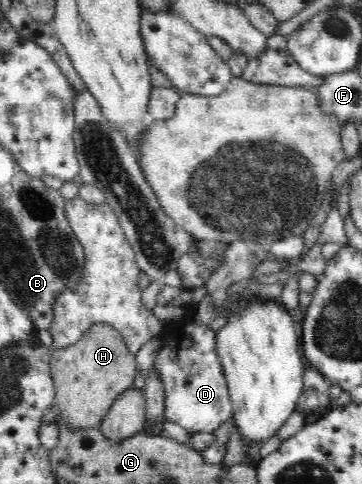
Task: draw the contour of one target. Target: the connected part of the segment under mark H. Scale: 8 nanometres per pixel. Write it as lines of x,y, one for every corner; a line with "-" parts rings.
95,323
75,344
56,349
50,357
50,373
55,383
54,404
59,409
58,418
71,429
99,427
117,396
133,386
137,374
135,355
129,351
121,333
107,323

